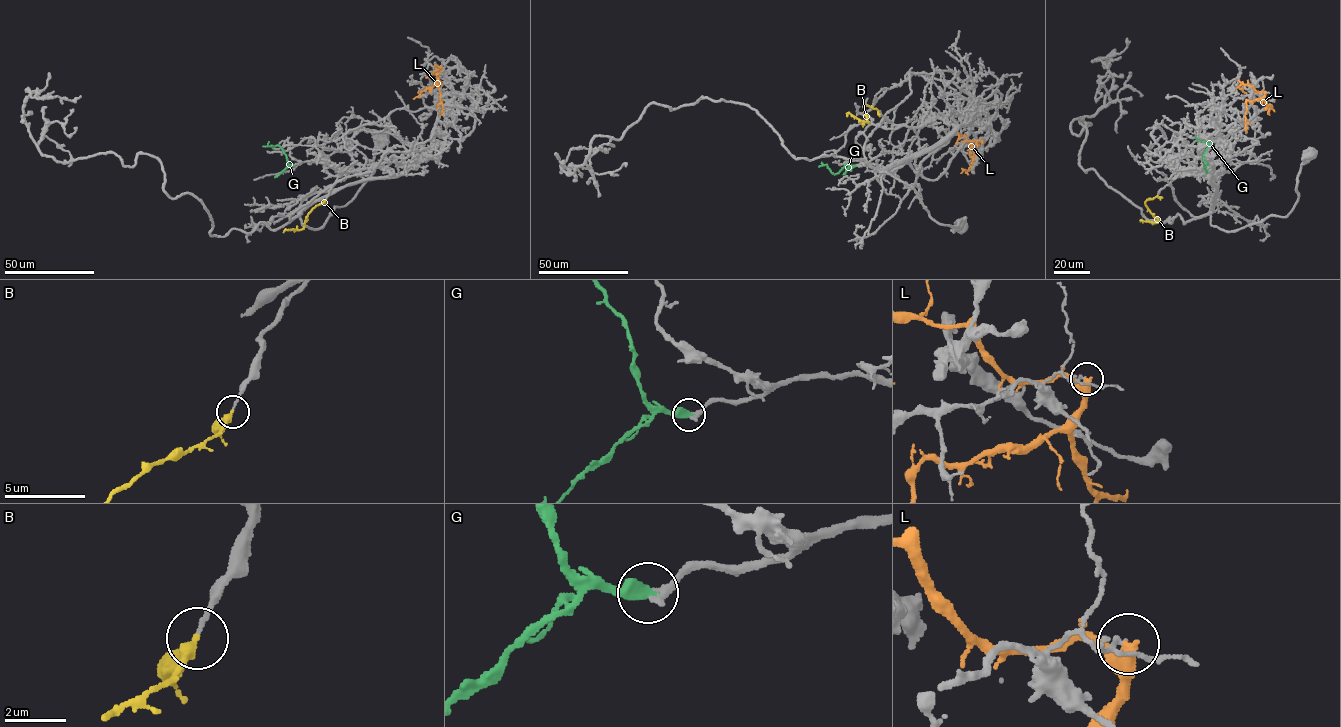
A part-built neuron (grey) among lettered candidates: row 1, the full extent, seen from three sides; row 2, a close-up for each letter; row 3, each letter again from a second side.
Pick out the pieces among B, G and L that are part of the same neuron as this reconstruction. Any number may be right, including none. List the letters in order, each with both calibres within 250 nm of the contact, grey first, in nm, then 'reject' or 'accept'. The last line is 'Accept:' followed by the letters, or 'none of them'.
B: calibres 120 and 280 nm; accept
G: calibres 280 and 480 nm; accept
L: calibres 140 and 360 nm; reject
Accept: B, G

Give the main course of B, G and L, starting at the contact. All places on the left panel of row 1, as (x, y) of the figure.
B: (326, 199), (308, 214), (302, 229), (283, 232)
G: (293, 165), (288, 164), (282, 149), (268, 146), (269, 141)
L: (438, 73), (442, 105), (439, 116)

